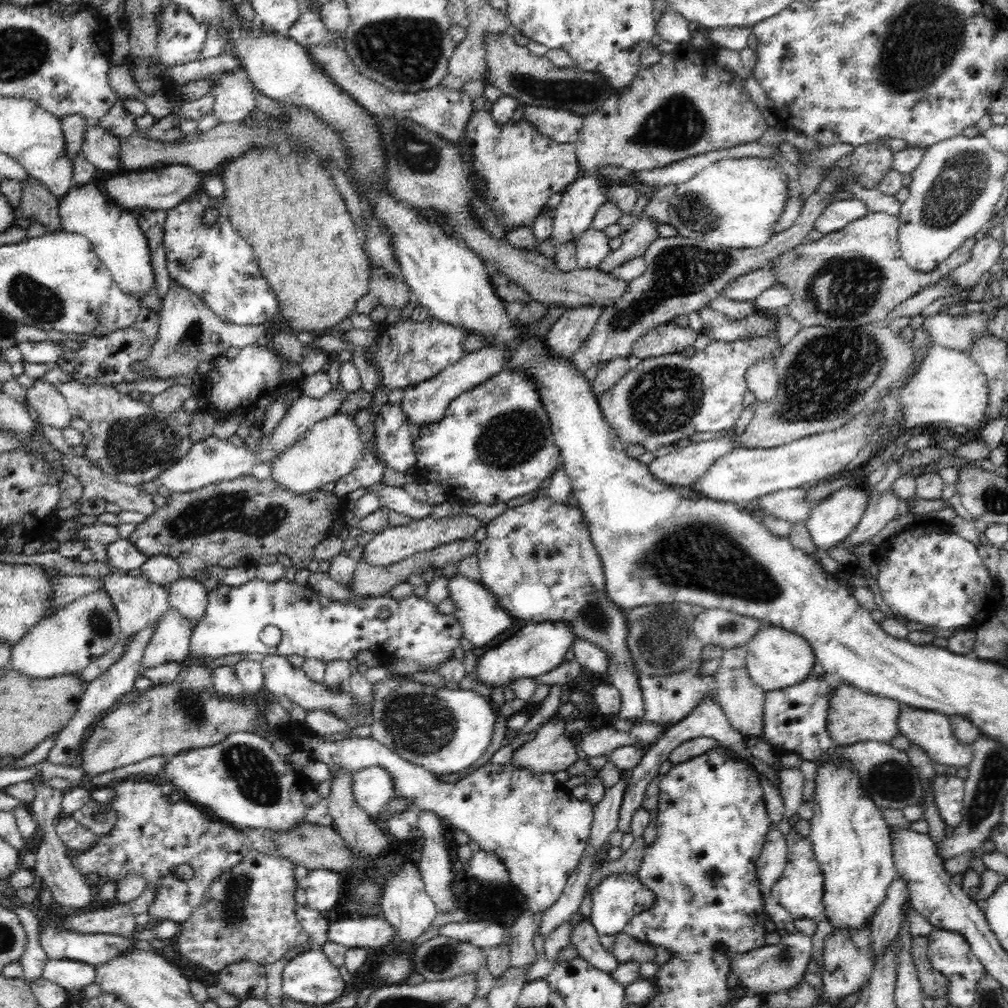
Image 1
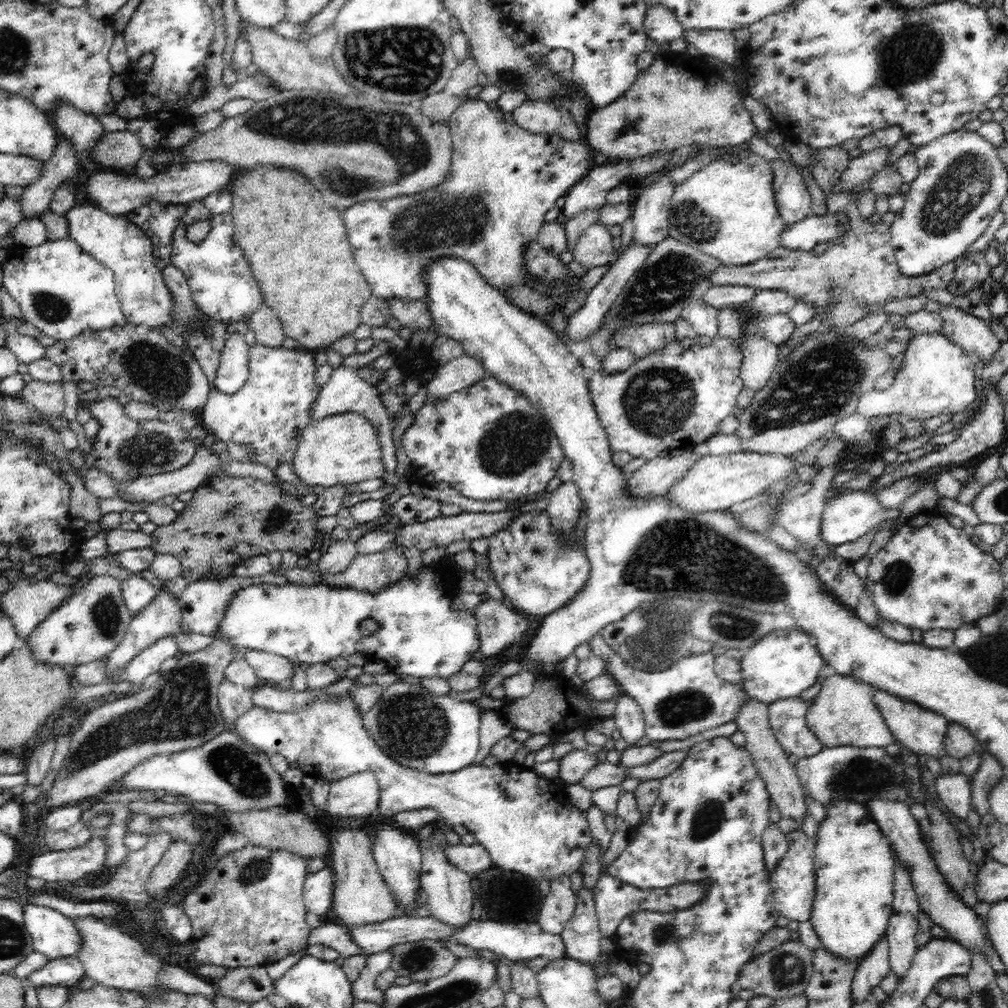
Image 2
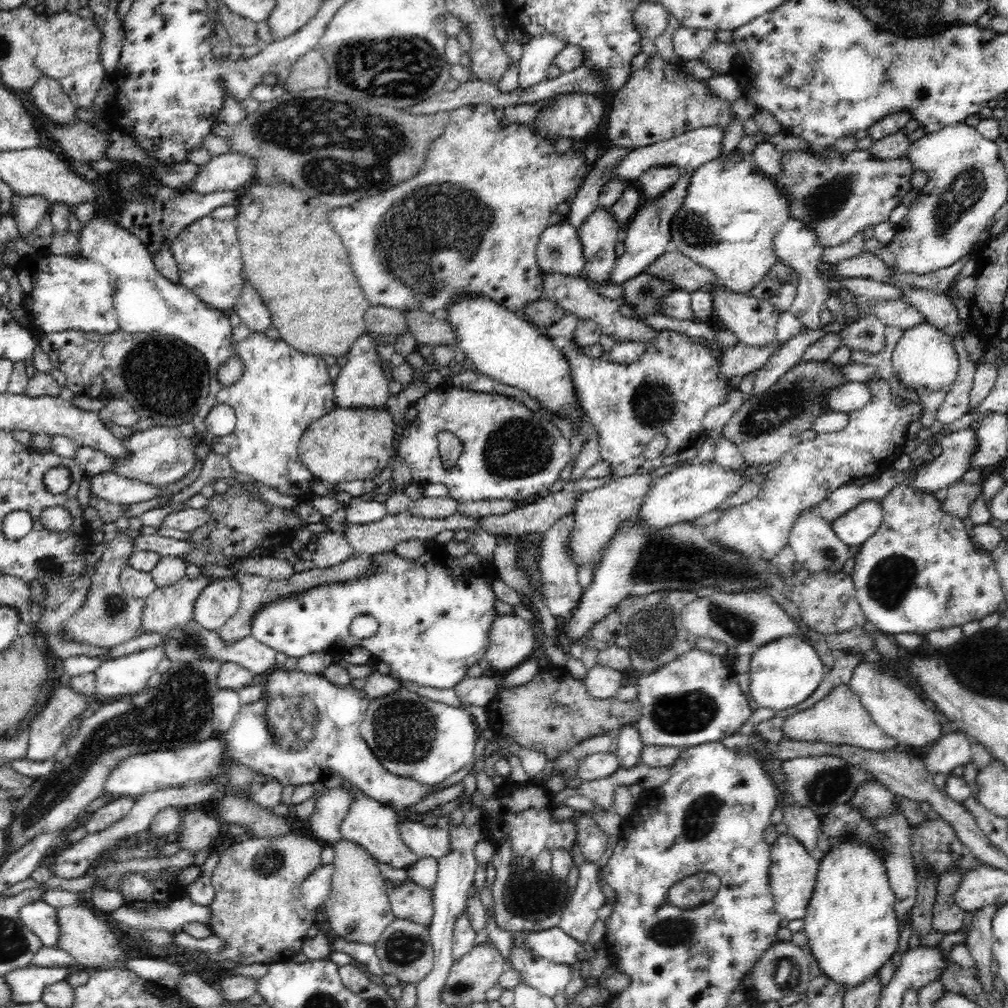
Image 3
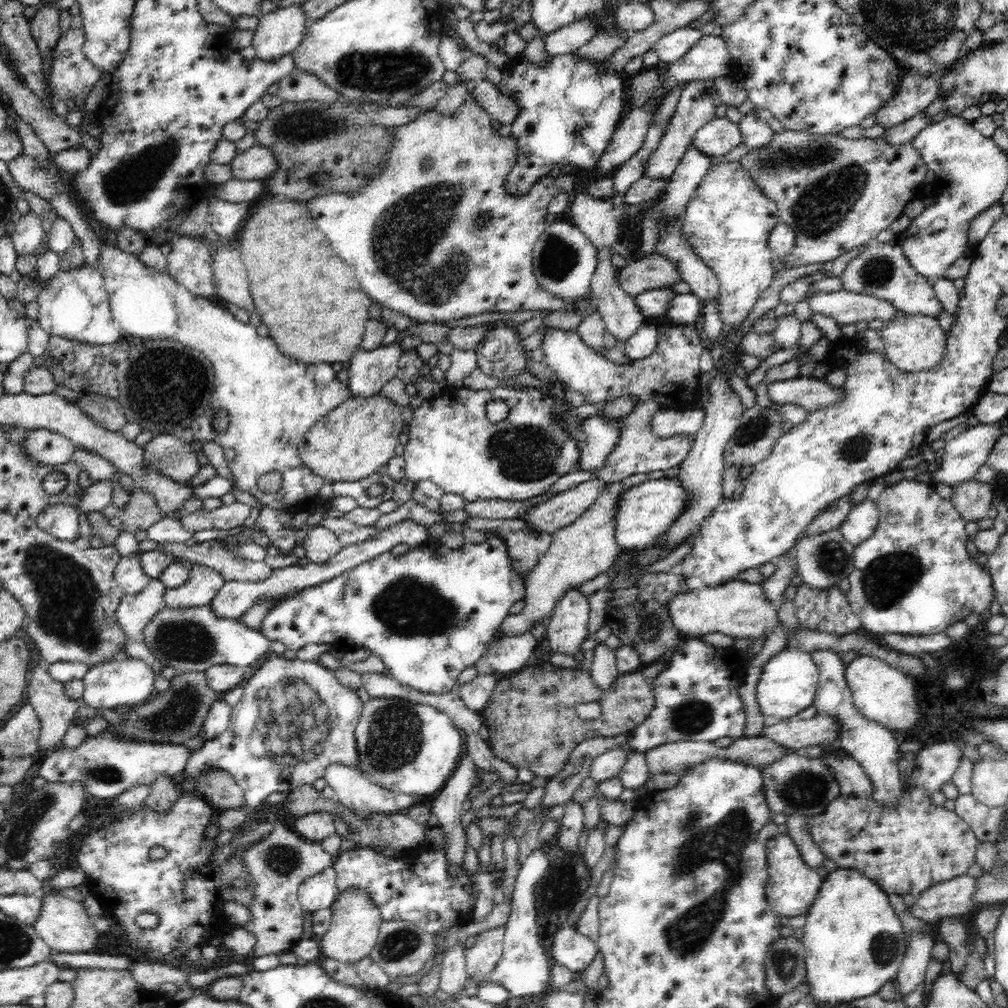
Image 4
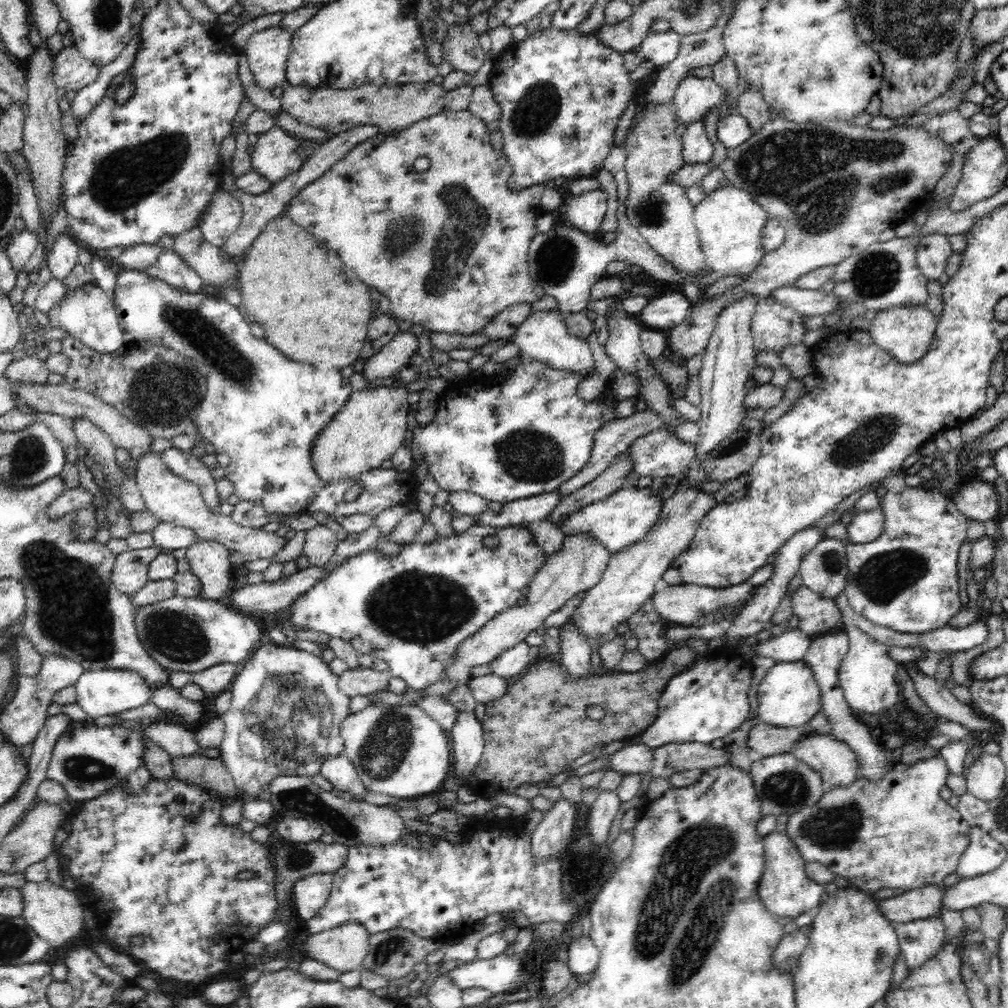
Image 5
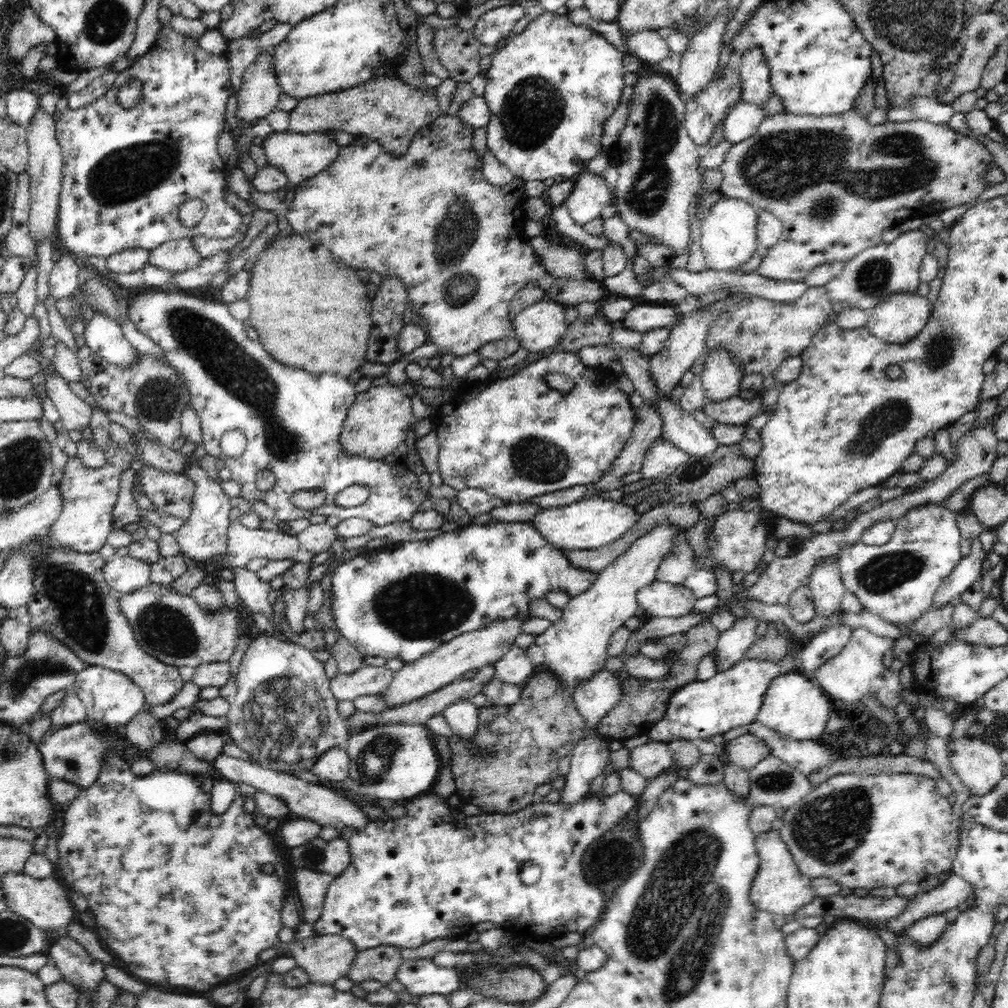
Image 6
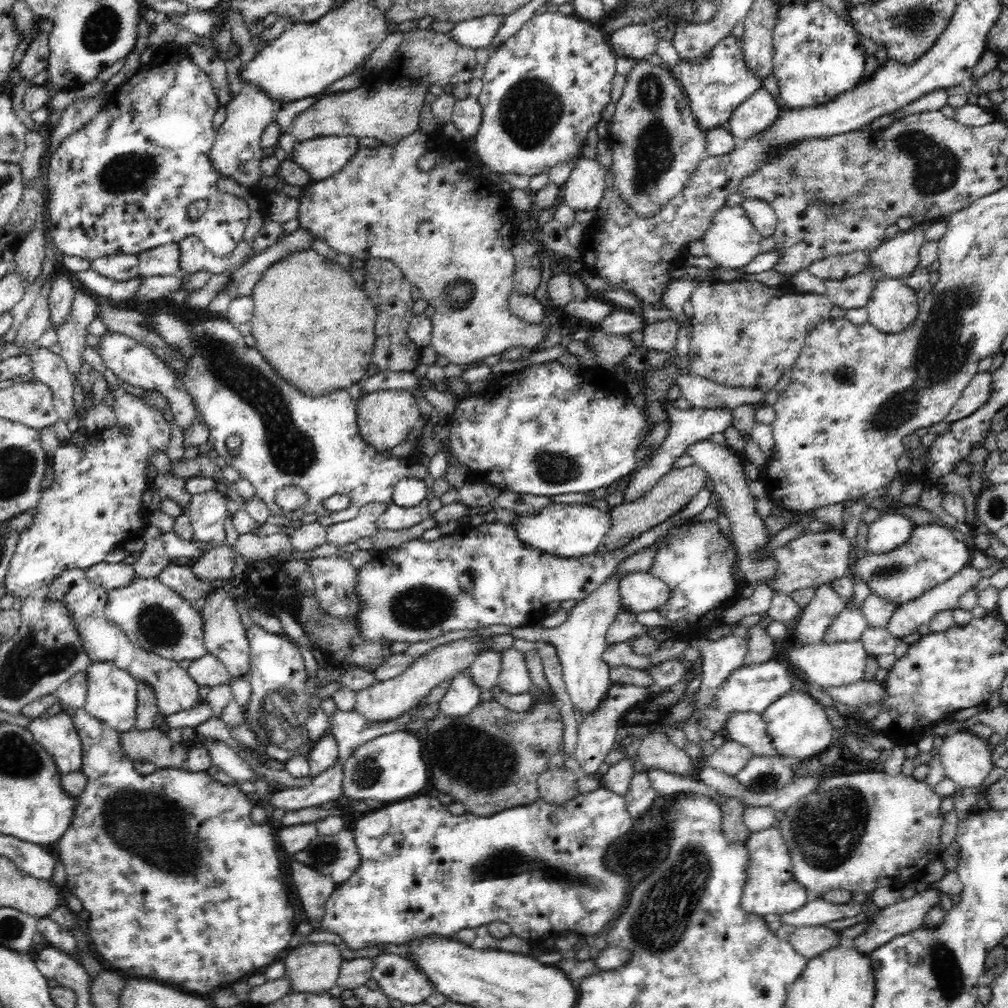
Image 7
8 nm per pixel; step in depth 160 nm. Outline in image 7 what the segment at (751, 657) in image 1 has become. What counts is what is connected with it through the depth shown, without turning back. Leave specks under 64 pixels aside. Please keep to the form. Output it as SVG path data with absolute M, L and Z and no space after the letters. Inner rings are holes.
M794 688L786 691L786 694L778 698L774 704L770 704L761 716L772 739L772 745L778 749L780 758L786 766L790 766L790 762L799 764L802 760L826 750L835 737L834 727L830 723L825 707L808 692L794 690Z

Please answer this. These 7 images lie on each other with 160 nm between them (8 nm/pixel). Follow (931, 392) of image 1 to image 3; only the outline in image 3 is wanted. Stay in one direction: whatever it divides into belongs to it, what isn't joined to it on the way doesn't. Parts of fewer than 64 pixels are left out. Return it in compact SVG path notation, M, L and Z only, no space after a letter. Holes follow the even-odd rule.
M920 322L912 328L903 330L903 334L893 350L892 359L893 372L896 373L896 378L904 388L940 390L940 388L945 389L952 386L958 378L958 370L960 370L958 352L954 349L952 340L953 337L927 322ZM853 381L844 382L838 388L832 388L826 396L826 409L836 412L854 412L860 410L864 404L870 402L872 395L865 391L862 383Z

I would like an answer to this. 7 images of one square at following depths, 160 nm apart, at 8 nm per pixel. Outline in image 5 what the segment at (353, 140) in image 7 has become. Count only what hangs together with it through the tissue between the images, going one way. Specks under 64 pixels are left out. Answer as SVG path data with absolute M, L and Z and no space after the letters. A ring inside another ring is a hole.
M273 126L259 135L252 158L252 170L271 184L298 172L306 159L297 151L298 141L288 131Z

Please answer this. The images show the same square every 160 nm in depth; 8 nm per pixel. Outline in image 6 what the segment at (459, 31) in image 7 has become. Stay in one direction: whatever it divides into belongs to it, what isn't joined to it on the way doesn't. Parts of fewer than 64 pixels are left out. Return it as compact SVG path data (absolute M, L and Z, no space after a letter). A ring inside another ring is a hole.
M503 5L491 9L476 19L472 34L483 45L497 48L525 14L526 9L522 5Z

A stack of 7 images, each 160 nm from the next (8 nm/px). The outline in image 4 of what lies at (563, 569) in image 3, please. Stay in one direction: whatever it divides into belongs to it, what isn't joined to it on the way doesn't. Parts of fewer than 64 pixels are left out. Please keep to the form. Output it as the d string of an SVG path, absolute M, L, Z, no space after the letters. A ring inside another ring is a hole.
M572 587L554 605L548 625L546 638L552 653L578 657L582 644L588 639L588 597L582 595L580 587Z

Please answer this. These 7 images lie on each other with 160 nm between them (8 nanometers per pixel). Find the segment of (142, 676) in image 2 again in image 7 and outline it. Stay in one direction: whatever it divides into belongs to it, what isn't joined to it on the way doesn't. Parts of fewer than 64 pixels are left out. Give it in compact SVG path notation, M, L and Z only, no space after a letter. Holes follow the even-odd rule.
M91 662L85 672L86 679L88 679L84 707L86 713L119 733L134 729L138 706L137 685L139 682L126 670L122 670L110 662Z

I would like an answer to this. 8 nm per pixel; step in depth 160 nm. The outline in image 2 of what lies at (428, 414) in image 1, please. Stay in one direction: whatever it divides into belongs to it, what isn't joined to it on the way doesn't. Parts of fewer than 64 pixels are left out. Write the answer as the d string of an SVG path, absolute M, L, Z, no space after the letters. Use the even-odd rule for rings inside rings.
M462 355L437 367L435 375L427 382L427 398L444 400L454 392L460 392L484 379L484 367L472 355Z

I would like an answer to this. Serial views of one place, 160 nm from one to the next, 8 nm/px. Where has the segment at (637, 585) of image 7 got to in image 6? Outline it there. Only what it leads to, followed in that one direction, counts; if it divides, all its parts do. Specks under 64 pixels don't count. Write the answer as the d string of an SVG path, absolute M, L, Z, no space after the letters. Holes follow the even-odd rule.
M658 580L642 586L636 599L641 615L668 618L680 618L690 613L697 600L692 590Z

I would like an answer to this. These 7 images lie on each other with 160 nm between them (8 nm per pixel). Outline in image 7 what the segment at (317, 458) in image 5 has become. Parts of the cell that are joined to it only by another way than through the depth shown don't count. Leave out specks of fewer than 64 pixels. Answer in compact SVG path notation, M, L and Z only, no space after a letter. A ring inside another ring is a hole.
M377 390L361 395L356 401L358 435L379 452L406 443L414 424L421 418L416 397L410 390Z

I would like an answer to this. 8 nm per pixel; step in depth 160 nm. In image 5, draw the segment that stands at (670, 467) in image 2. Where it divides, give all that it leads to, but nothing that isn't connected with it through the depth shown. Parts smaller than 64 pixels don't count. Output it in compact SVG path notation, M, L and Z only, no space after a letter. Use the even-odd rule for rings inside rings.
M578 533L565 535L562 546L552 554L546 555L546 560L534 575L526 596L526 604L506 609L498 613L492 620L486 622L477 634L465 640L458 648L455 660L448 666L445 673L445 680L456 680L467 684L472 678L470 671L475 666L490 664L500 654L506 653L526 639L532 630L540 628L544 620L560 610L570 598L579 592L587 591L595 584L598 584L602 573L610 562L610 551L596 541L592 535Z

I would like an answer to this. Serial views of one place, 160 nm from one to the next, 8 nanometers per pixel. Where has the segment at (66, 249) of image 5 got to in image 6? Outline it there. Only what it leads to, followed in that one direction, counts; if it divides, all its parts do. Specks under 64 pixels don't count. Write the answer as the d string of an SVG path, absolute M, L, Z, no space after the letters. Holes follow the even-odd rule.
M70 253L62 254L60 259L54 263L50 272L49 287L50 295L55 300L71 296L77 290L80 267L79 258Z

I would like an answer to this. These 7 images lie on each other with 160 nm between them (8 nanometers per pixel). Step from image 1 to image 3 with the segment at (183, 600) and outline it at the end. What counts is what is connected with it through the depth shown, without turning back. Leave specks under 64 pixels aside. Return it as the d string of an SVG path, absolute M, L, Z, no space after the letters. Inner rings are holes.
M237 578L212 580L194 599L192 618L206 630L218 630L236 614L242 591Z

